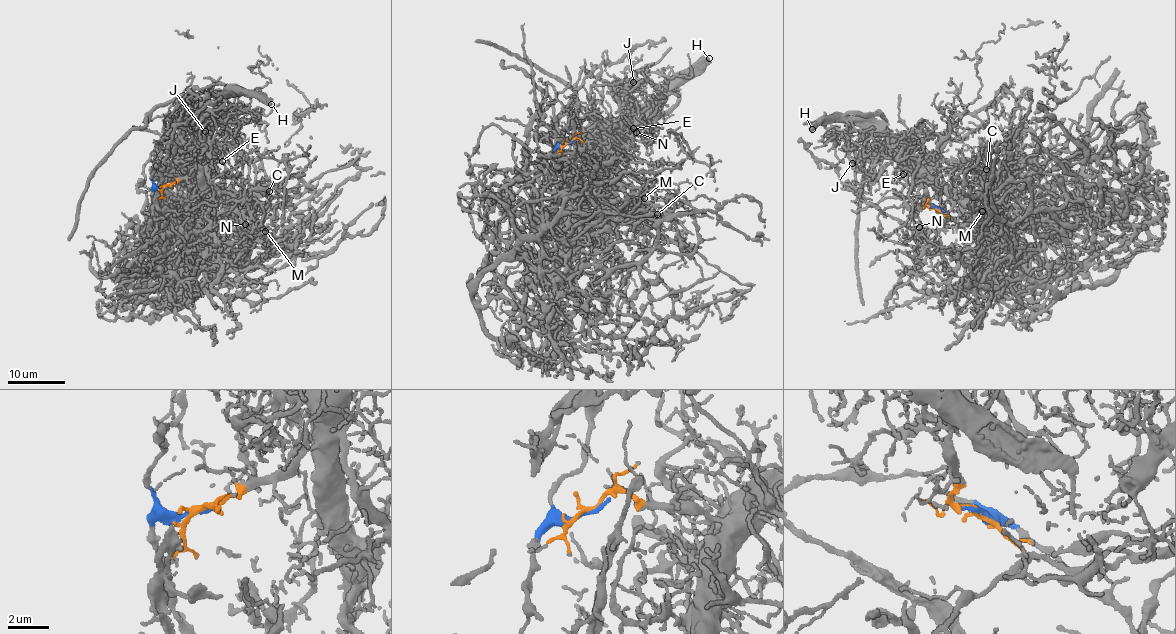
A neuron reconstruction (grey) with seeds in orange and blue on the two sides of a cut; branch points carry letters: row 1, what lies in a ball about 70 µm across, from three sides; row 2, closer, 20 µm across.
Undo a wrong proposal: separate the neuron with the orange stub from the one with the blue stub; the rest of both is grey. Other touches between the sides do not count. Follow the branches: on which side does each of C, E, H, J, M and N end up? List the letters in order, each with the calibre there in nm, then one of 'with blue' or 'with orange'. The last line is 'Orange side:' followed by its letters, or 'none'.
C: 60 nm thick; with orange
E: 130 nm thick; with orange
H: 440 nm thick; with orange
J: 80 nm thick; with orange
M: 140 nm thick; with orange
N: 120 nm thick; with orange
Orange side: C, E, H, J, M, N

